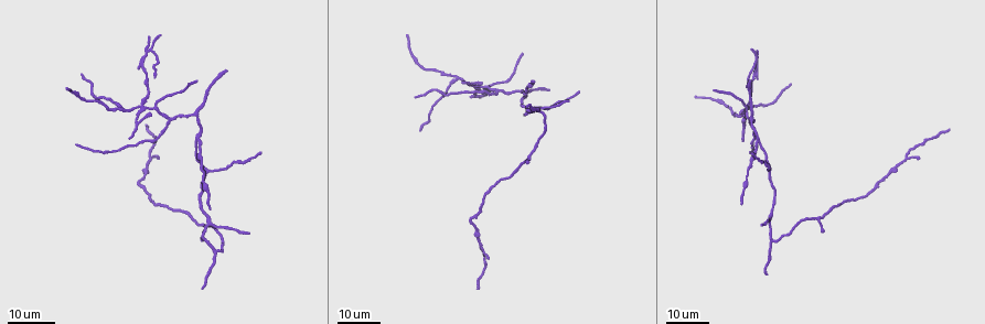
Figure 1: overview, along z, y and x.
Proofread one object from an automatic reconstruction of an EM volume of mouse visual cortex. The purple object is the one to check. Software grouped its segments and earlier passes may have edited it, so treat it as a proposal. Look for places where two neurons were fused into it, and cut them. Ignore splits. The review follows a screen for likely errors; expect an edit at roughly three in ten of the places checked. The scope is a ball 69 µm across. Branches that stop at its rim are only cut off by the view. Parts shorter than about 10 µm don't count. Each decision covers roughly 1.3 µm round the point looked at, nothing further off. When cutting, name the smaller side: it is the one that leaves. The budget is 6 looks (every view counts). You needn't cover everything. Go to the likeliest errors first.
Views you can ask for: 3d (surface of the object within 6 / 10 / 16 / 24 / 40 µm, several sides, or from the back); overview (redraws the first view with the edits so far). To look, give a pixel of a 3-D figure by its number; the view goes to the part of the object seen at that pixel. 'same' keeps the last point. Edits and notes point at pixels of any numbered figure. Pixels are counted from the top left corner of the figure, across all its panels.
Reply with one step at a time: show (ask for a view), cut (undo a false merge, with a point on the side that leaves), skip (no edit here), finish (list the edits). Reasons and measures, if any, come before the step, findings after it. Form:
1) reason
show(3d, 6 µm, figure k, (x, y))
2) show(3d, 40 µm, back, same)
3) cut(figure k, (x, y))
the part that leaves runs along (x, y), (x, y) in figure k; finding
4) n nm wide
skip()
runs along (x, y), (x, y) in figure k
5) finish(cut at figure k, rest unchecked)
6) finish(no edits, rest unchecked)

four-way junction
show(3d, 16 µm, figure 1, (141, 106))

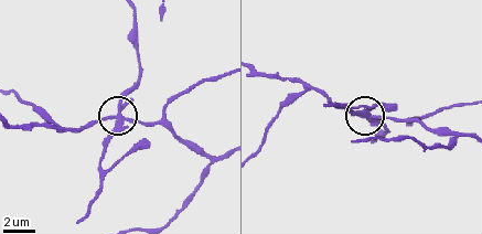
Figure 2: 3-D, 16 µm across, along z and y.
closer look
show(3d, 10 µm, figure 2, (119, 110))

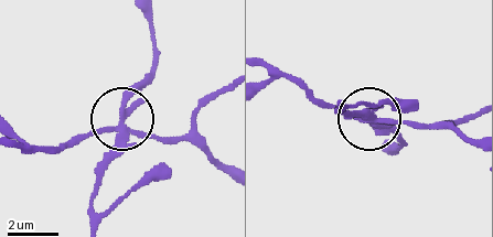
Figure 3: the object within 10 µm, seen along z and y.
show(3d, 6 µm, figure 3, (120, 121))

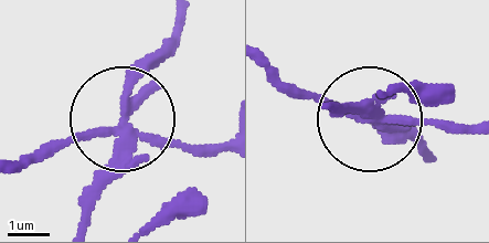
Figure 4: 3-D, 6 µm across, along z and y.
cut(figure 4, (157, 82))
the part that leaves runs along (123, 134), (126, 84), (176, 21) in figure 4; two neurons meet here

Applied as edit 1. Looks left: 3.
show(overview)

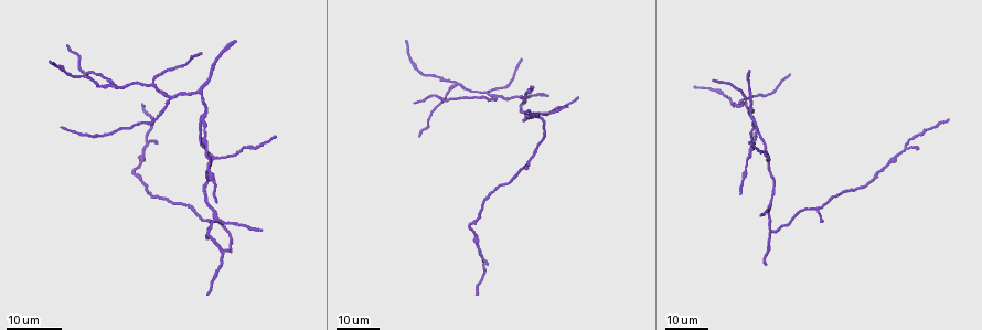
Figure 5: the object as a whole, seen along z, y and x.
looks like a crossing
show(3d, 16 µm, figure 5, (214, 157))

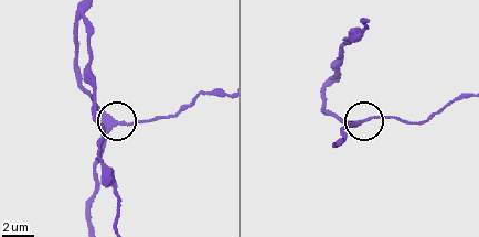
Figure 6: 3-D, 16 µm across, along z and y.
show(3d, 6 µm, figure 6, (364, 122))

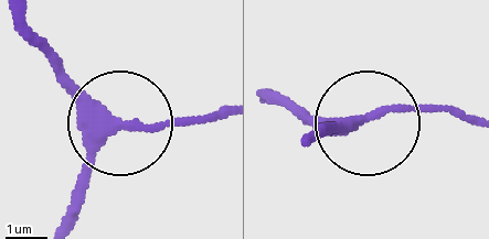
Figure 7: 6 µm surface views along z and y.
270 nm wide
skip()
one neuron here

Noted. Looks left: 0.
finish(cut at figure 4, rest unchecked)

